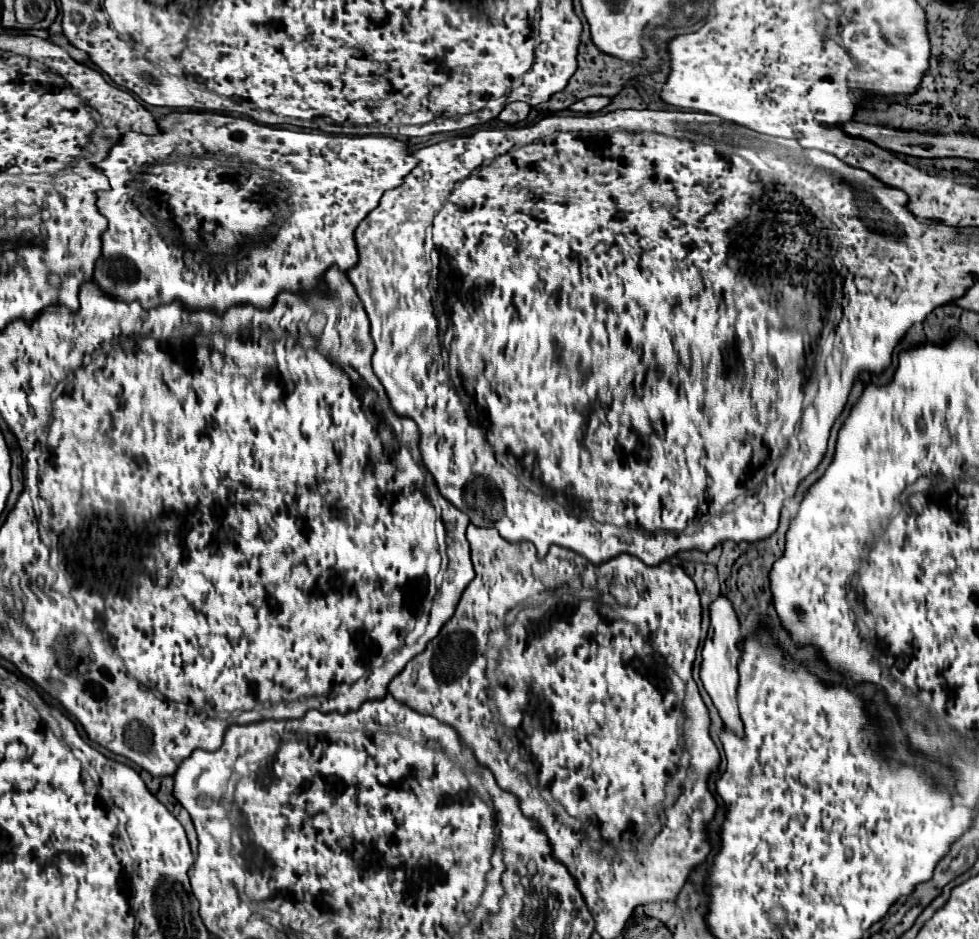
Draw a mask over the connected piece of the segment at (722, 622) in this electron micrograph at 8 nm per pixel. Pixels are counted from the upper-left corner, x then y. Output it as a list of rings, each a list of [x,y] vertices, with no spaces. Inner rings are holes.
[[[719,595],[711,605],[709,605],[709,615],[711,615],[711,637],[705,639],[703,643],[703,651],[701,651],[701,681],[707,689],[707,693],[711,695],[715,707],[719,709],[723,723],[727,723],[727,727],[731,727],[731,731],[735,731],[737,735],[743,735],[743,723],[739,719],[739,709],[735,703],[735,691],[739,685],[739,673],[737,673],[737,665],[739,665],[739,647],[737,643],[743,641],[743,635],[739,631],[739,621],[735,619],[735,611],[731,611],[731,603],[727,603],[727,599],[723,599],[723,595]]]

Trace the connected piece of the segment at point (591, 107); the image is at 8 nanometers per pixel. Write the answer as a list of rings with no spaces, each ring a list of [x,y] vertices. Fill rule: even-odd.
[[[587,97],[587,99],[571,105],[571,111],[575,111],[575,113],[597,113],[609,103],[611,103],[609,97]]]

